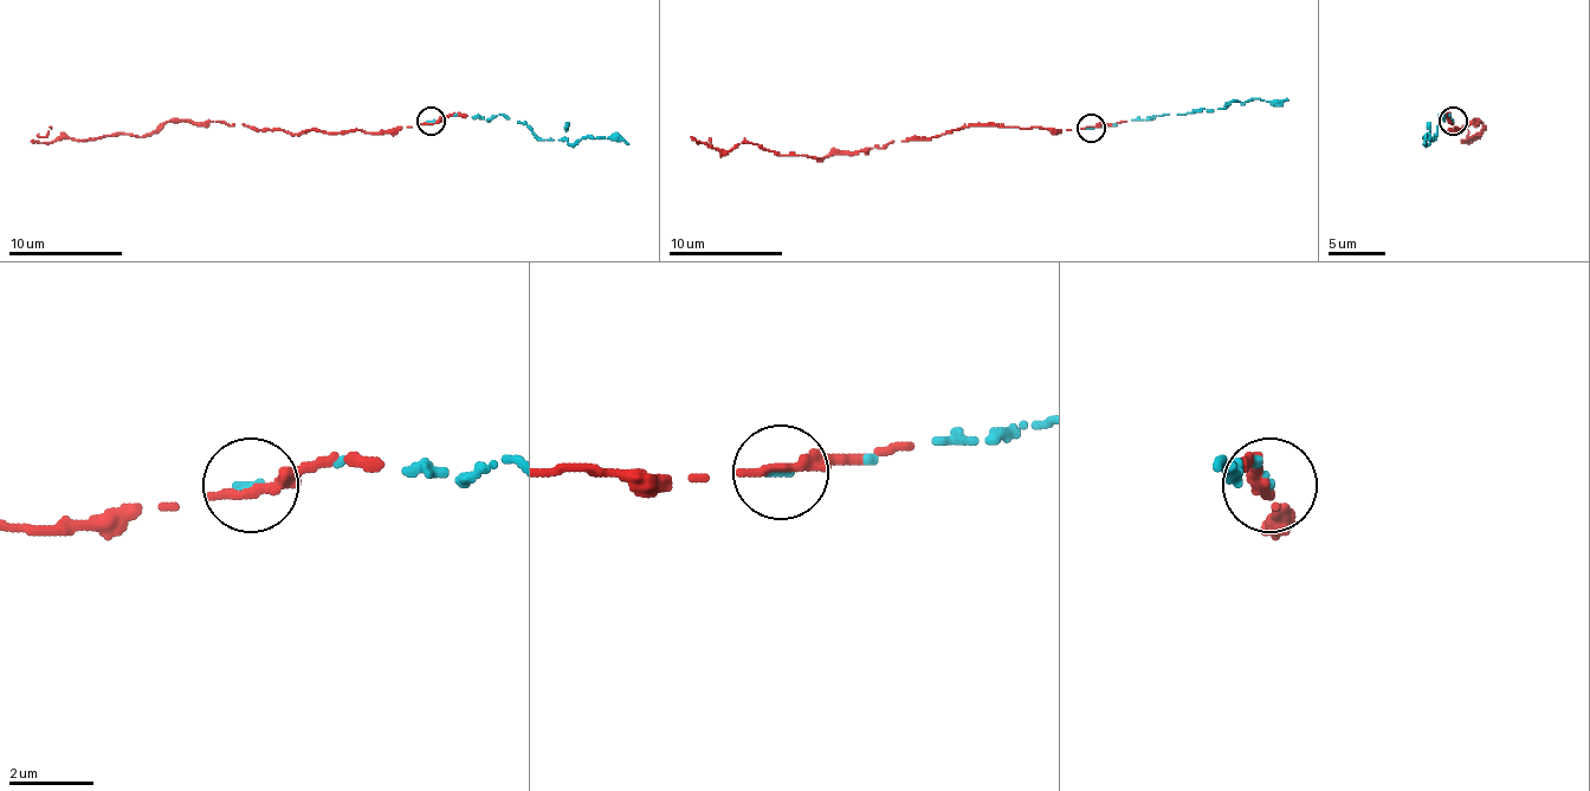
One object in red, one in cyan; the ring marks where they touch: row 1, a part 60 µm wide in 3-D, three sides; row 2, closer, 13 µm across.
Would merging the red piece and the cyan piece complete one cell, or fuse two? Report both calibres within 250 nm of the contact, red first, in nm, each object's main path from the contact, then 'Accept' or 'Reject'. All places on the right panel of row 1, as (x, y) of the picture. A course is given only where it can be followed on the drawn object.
Thickness 320 nm (red) against 140 nm. Course of red: (1452, 121), (1449, 131), (1455, 135), (1472, 121), (1480, 121), (1480, 137), (1466, 143), (1469, 131), (1464, 127). Course of cyan: (1452, 121), (1449, 115), (1443, 121), (1441, 115), (1435, 140), (1427, 143), (1423, 137), (1423, 143). Accept

